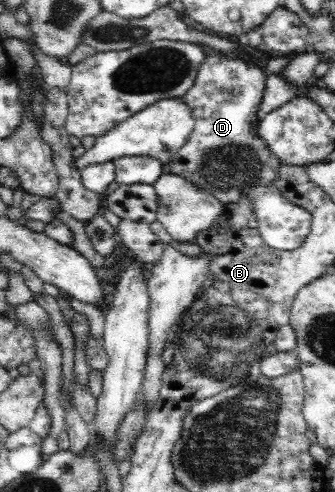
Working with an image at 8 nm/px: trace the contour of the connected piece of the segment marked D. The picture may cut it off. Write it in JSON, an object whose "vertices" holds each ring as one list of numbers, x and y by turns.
{"vertices":[[227,54,206,56,198,69,195,83,183,96,191,108,194,128,187,144,175,153,169,163,170,173,208,189,224,205,239,203,241,196,248,195,261,239,273,249,293,251,309,235,312,216,275,190,273,181,281,162,254,133,259,121,257,107,265,91,267,76,263,65,258,62,229,58]]}

